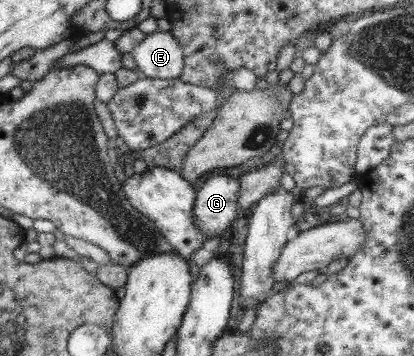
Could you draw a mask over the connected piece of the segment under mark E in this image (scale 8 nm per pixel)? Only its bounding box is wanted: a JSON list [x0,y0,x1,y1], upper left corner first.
[131,32,184,80]

